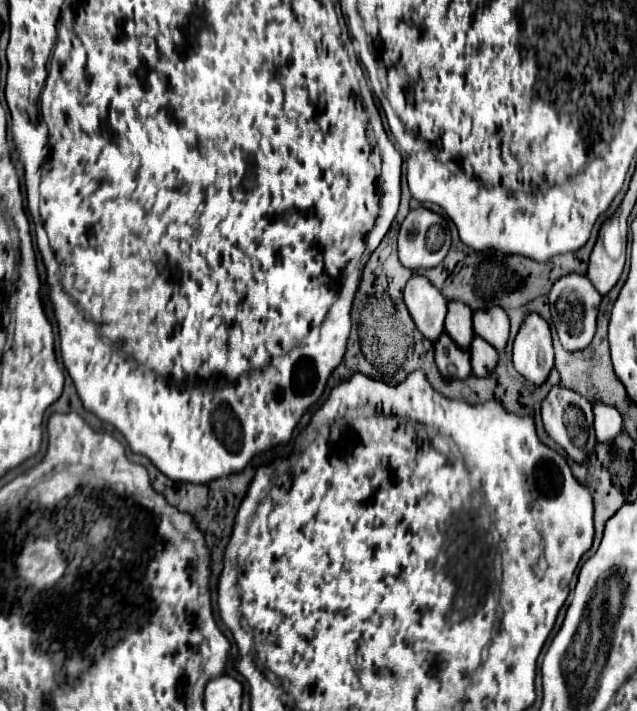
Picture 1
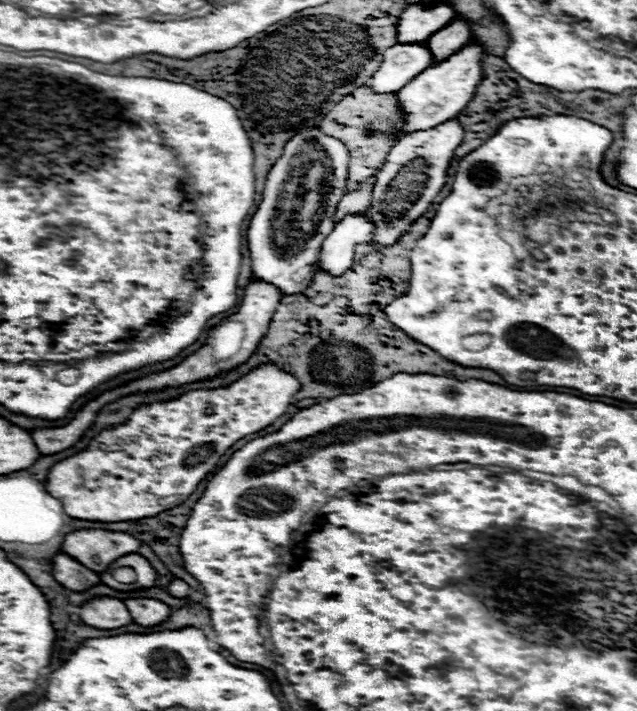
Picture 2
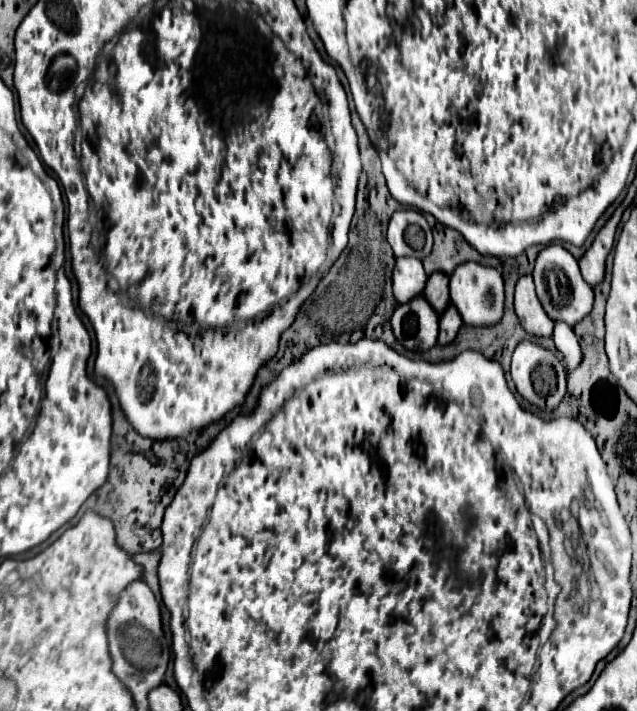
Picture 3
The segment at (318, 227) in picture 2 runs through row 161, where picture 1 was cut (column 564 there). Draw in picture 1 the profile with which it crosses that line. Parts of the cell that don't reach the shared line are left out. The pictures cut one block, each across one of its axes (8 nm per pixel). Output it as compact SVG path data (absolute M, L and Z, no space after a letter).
M568 274L560 278L552 290L550 290L550 312L552 320L560 338L560 344L566 350L584 350L596 332L596 316L598 316L598 306L600 306L602 296L598 290L592 286L592 282L586 276L580 274Z

